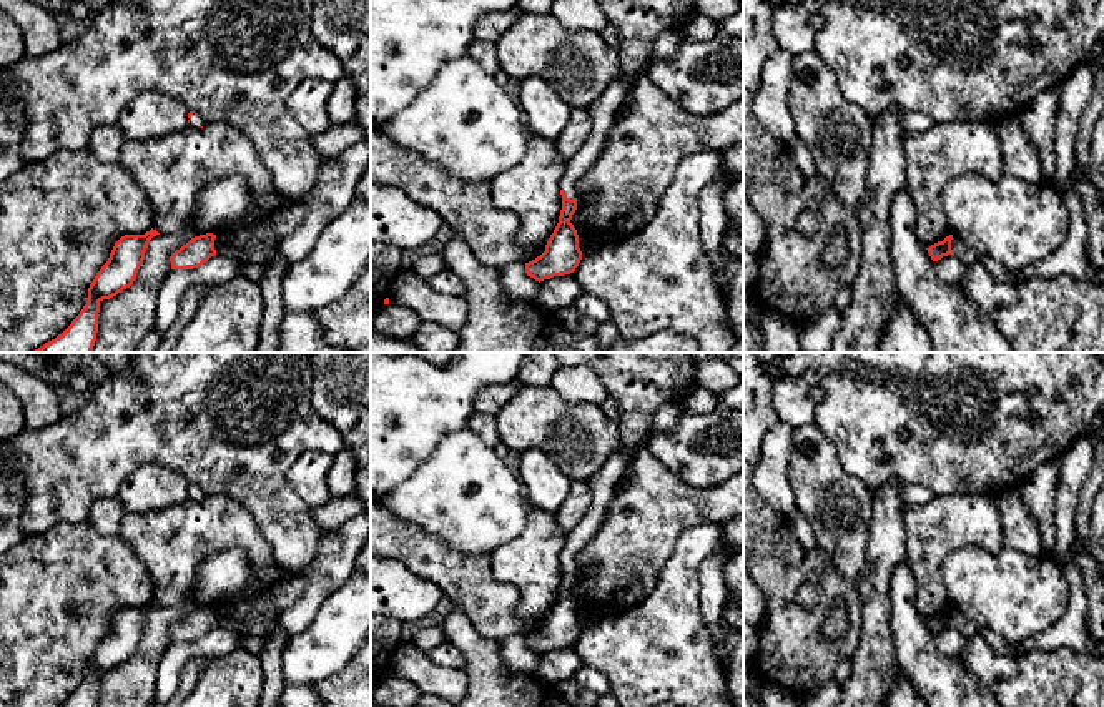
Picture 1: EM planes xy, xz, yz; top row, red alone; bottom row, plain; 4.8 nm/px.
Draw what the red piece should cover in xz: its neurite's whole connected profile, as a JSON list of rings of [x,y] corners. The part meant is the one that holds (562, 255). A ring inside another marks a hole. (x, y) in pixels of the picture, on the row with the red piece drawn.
[[[617,77],[589,108],[592,118],[590,136],[580,151],[567,161],[560,180],[562,210],[559,223],[545,245],[545,251],[535,260],[525,263],[527,276],[539,283],[554,276],[574,273],[582,260],[579,235],[570,223],[572,215],[577,210],[575,185],[599,156],[614,116],[625,101],[633,83],[635,80],[625,82],[622,77]]]

